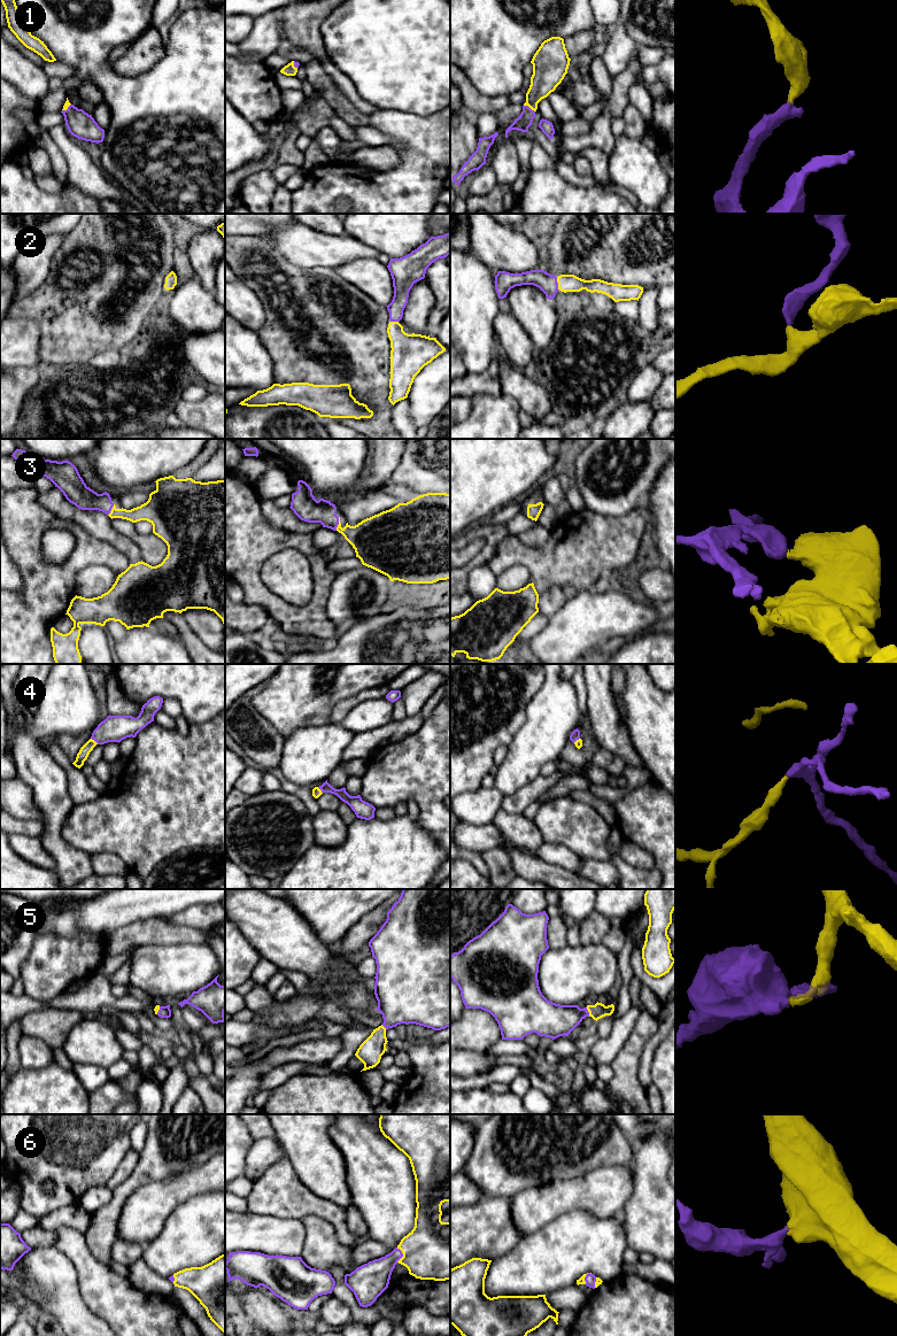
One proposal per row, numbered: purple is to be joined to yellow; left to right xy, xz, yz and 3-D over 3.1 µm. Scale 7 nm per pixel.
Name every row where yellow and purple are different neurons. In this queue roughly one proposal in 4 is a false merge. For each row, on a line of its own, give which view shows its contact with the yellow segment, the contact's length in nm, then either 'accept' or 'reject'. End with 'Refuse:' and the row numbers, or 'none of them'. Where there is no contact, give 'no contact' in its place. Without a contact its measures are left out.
1: yz | 90 nm | accept
2: yz | 90 nm | accept
3: xz | 100 nm | accept
4: xy | 70 nm | accept
5: yz | 80 nm | accept
6: xz | 110 nm | accept
Refuse: none of them

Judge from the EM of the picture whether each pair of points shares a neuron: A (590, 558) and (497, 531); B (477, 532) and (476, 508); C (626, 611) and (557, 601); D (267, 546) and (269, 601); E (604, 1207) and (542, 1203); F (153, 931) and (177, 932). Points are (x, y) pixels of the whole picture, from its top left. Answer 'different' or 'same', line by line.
A: different
B: different
C: different
D: same
E: same
F: same

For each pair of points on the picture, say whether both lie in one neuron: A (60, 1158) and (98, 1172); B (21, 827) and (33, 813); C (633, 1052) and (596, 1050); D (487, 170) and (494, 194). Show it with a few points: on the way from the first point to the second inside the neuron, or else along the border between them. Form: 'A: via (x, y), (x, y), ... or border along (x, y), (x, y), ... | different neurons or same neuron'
A: via (69, 1158), (84, 1158), (89, 1163) | same neuron
B: border along (12, 816), (18, 819), (39, 820) | different neurons
C: border along (633, 1028), (610, 1064) | different neurons
D: border along (496, 183), (486, 194), (466, 194) | different neurons

